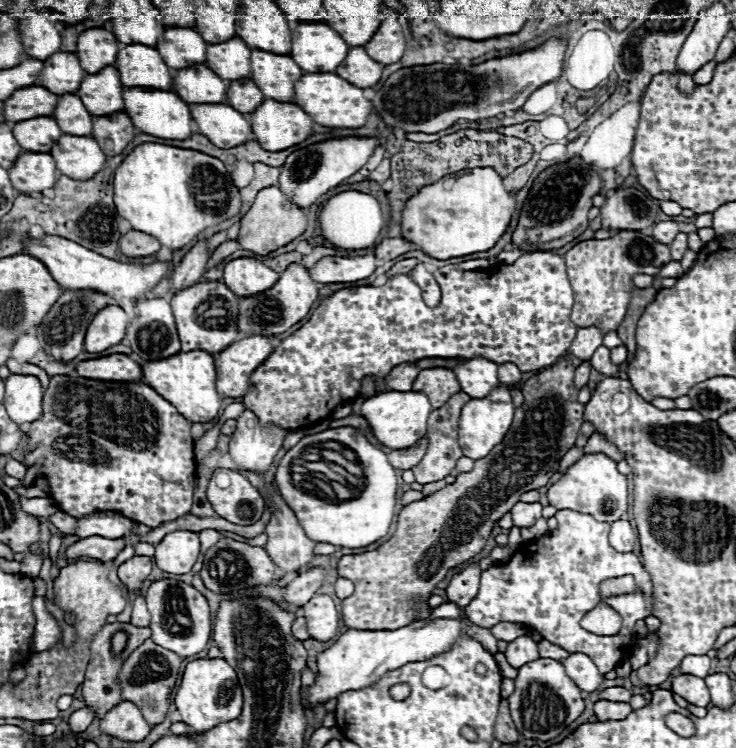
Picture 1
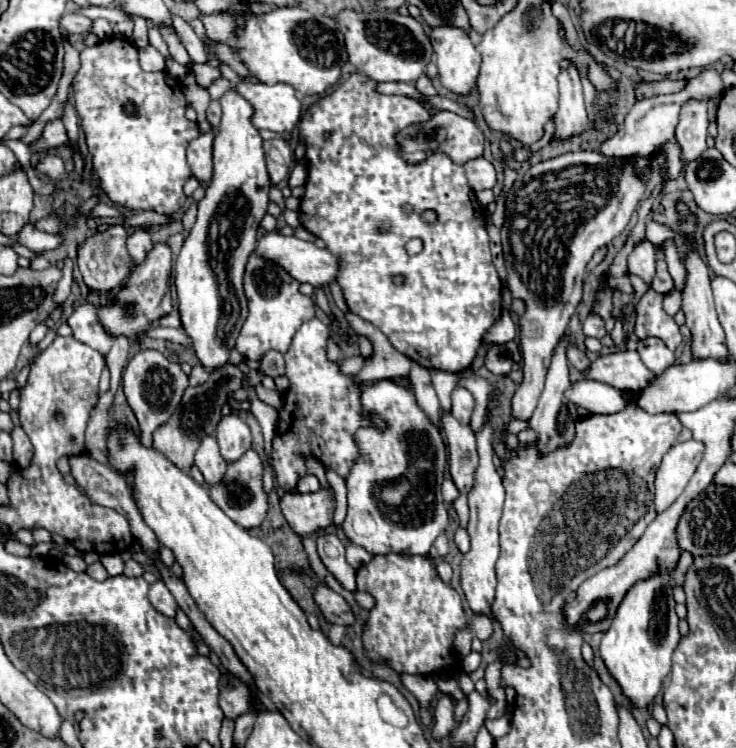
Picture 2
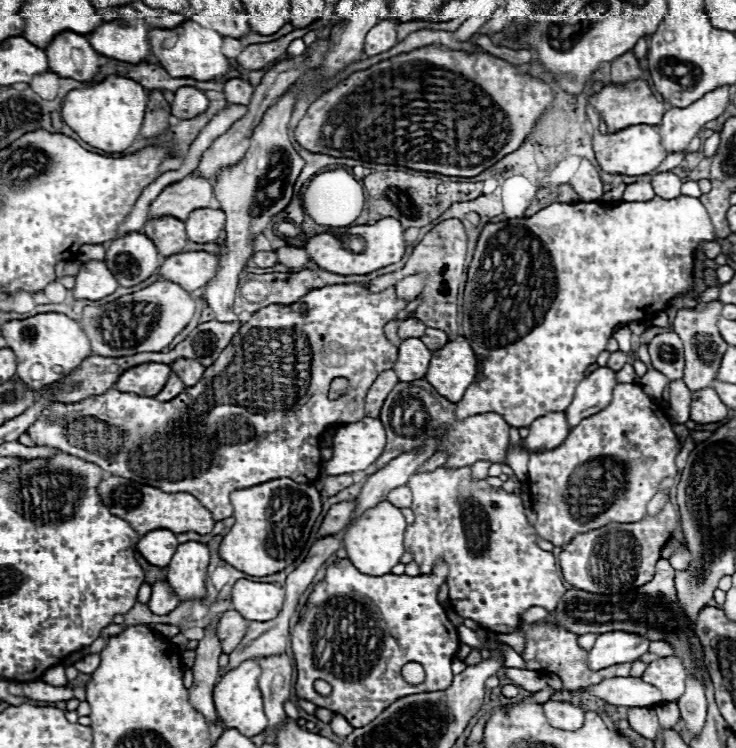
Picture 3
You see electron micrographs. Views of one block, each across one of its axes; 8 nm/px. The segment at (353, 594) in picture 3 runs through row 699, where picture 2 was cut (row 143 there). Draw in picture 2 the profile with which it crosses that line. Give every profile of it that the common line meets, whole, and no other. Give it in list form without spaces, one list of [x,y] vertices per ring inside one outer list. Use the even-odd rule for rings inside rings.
[[[354,72],[334,92],[312,104],[300,120],[300,142],[306,144],[304,158],[308,164],[300,222],[342,258],[338,284],[350,312],[380,328],[398,352],[420,366],[456,374],[472,364],[482,336],[502,314],[502,282],[490,258],[486,218],[476,216],[478,202],[464,166],[454,164],[448,154],[436,152],[418,164],[410,164],[400,156],[400,144],[394,136],[410,124],[428,122],[430,112],[410,96],[384,96],[376,92],[376,86],[378,82],[366,74]],[[350,120],[356,122],[354,132],[350,132]],[[326,130],[330,130],[328,140],[324,140]],[[404,206],[412,206],[412,212],[404,212]],[[428,208],[436,210],[436,224],[420,222],[420,214]],[[410,238],[424,242],[424,250],[416,256],[408,256],[404,250]],[[394,274],[402,274],[406,282],[396,286],[392,282]]]

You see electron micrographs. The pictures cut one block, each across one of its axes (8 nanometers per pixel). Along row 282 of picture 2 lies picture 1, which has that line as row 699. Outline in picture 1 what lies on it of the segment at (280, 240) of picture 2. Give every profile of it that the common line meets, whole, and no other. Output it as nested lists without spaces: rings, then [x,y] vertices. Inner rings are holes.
[[[452,602],[440,604],[430,612],[426,620],[418,620],[414,624],[408,624],[404,628],[388,630],[388,632],[352,632],[346,630],[326,652],[318,656],[318,678],[314,686],[308,688],[306,696],[310,700],[310,708],[328,702],[330,698],[340,696],[342,692],[348,690],[358,690],[374,684],[382,674],[388,670],[396,670],[408,662],[418,662],[418,660],[428,660],[436,654],[446,652],[454,640],[460,634],[468,634],[470,638],[476,638],[488,652],[496,654],[496,638],[488,628],[474,626],[472,622],[466,620],[466,616],[460,612],[460,608]]]

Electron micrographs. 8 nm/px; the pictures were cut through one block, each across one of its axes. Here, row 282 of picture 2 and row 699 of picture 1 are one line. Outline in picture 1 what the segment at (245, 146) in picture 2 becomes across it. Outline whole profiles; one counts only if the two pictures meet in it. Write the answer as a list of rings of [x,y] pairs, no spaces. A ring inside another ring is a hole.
[[[200,658],[188,662],[176,692],[176,706],[182,714],[182,722],[196,732],[206,732],[218,724],[236,720],[242,712],[242,688],[234,668],[222,658]]]

